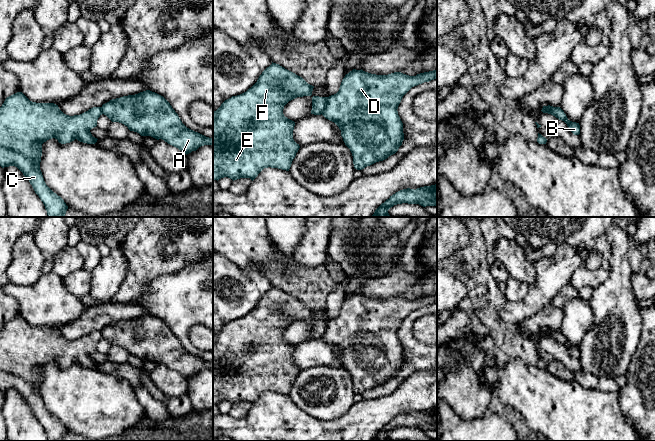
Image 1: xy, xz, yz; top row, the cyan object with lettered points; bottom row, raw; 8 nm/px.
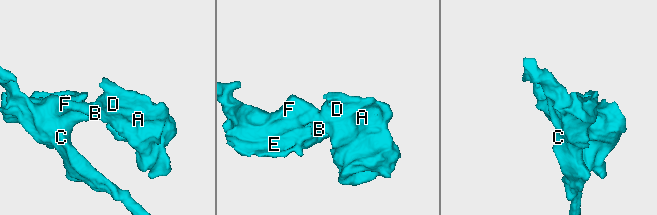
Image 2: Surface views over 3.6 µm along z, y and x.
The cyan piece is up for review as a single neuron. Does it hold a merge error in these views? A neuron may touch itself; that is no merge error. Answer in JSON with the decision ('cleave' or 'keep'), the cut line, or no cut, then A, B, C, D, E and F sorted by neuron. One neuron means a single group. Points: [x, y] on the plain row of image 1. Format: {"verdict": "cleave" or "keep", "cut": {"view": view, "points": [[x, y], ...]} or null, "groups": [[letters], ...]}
{"verdict": "cleave", "cut": {"view": "xz", "points": [[327, 321], [327, 327], [322, 338]]}, "groups": [["A", "B", "D"], ["C", "E", "F"]]}

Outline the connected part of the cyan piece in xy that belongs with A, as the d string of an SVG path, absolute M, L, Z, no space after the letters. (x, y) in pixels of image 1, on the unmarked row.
M150 314L112 323L101 333L112 346L122 347L141 360L162 363L186 379L201 370L213 369L213 362L187 352L170 327Z

